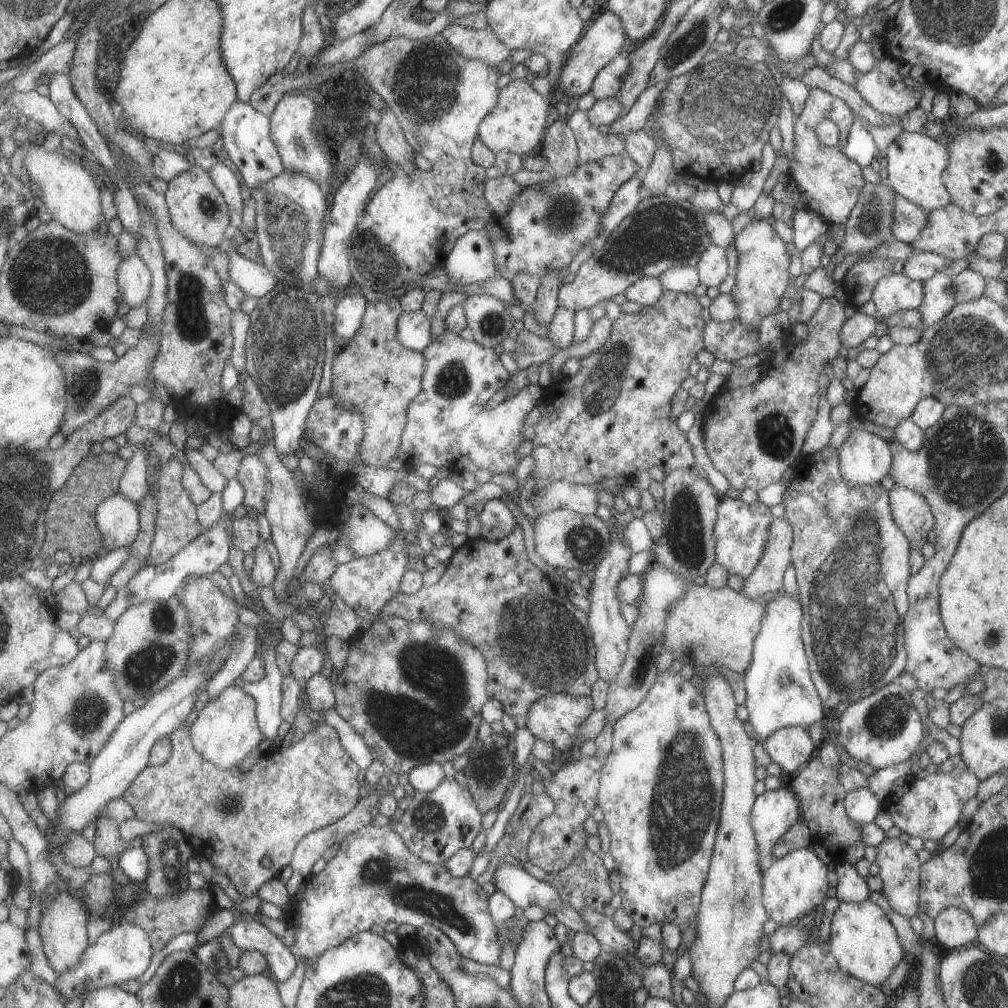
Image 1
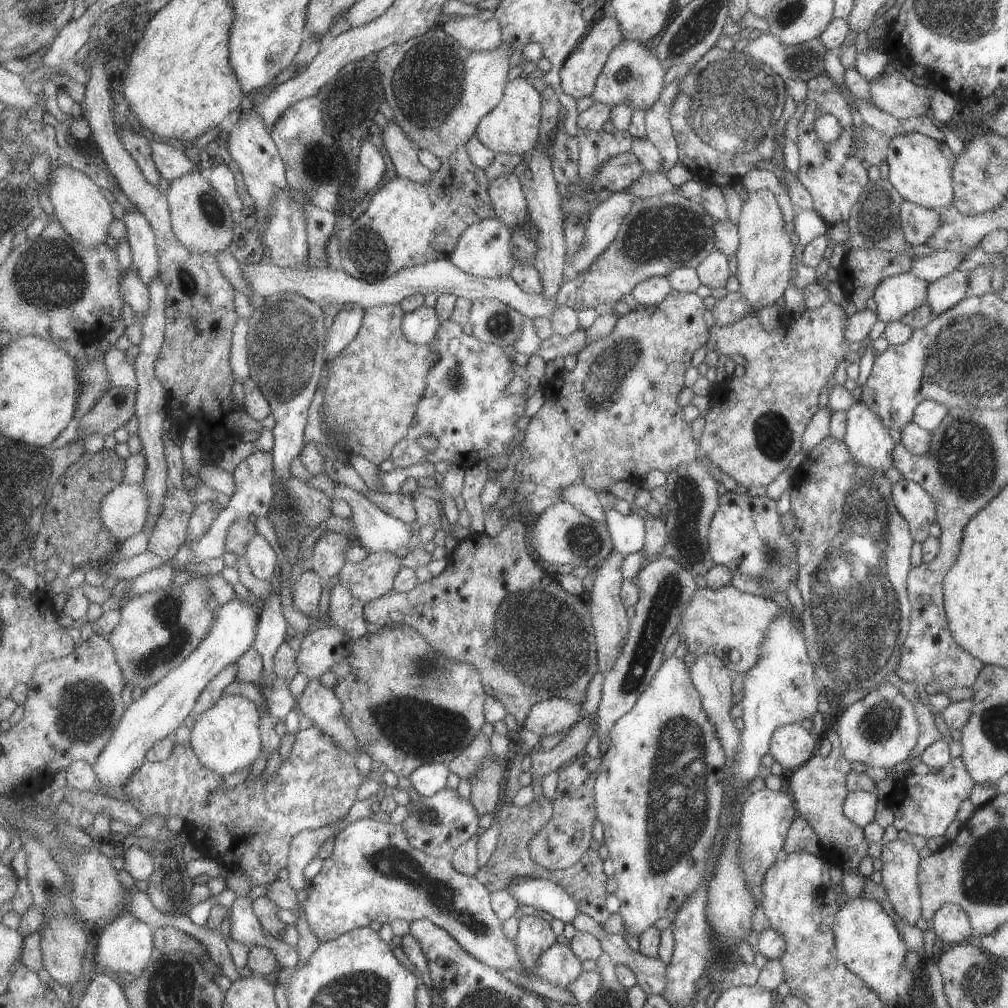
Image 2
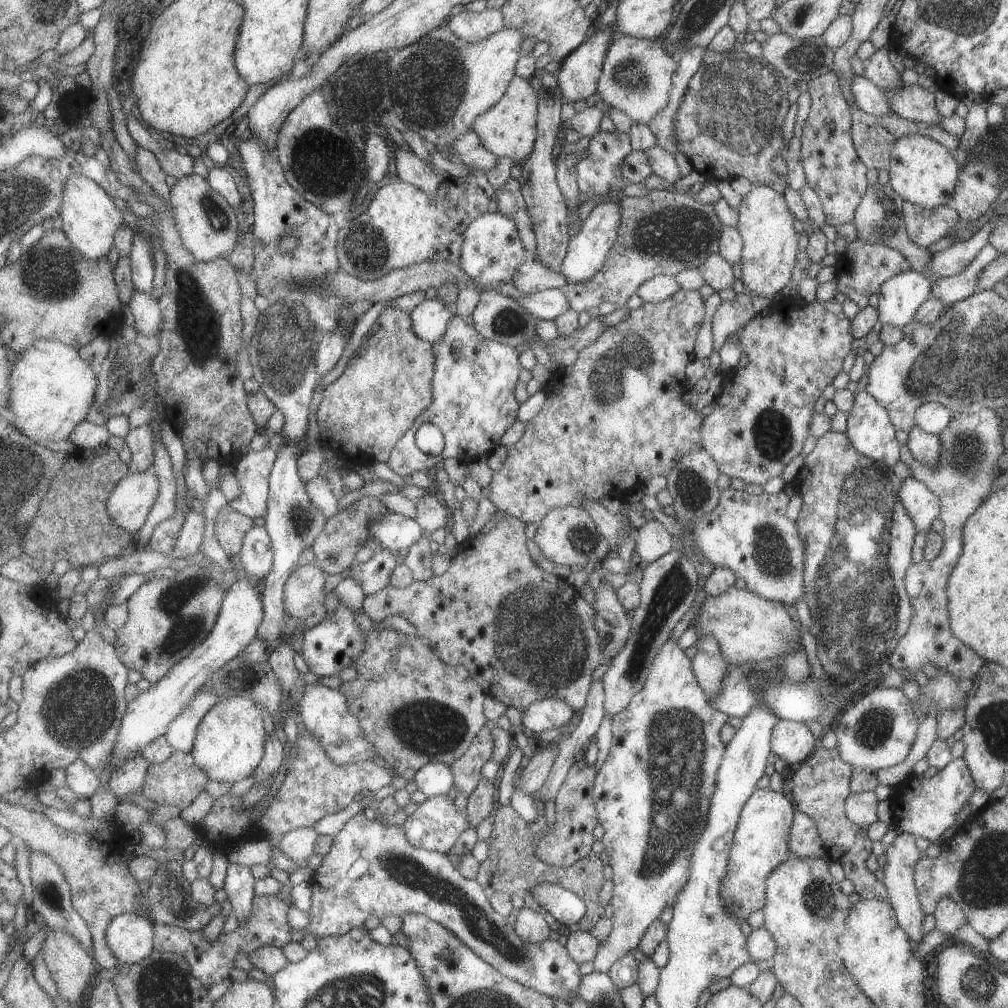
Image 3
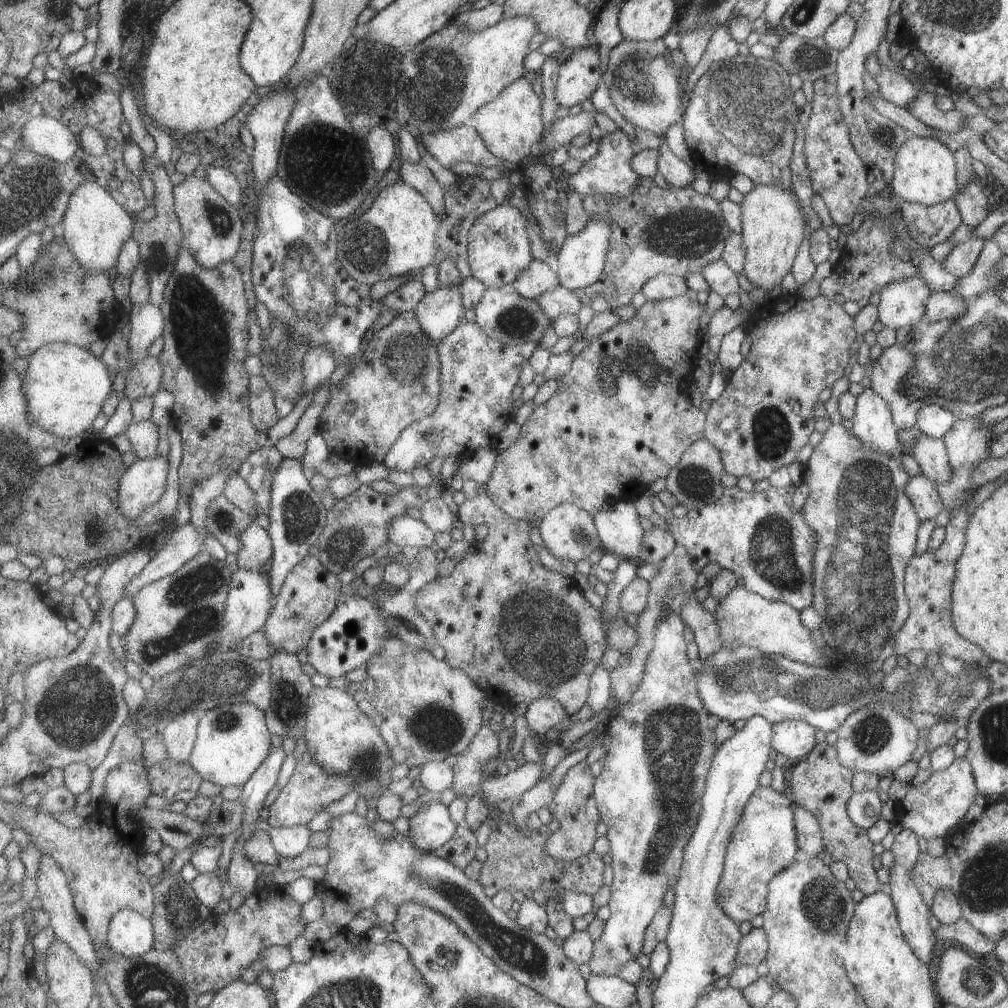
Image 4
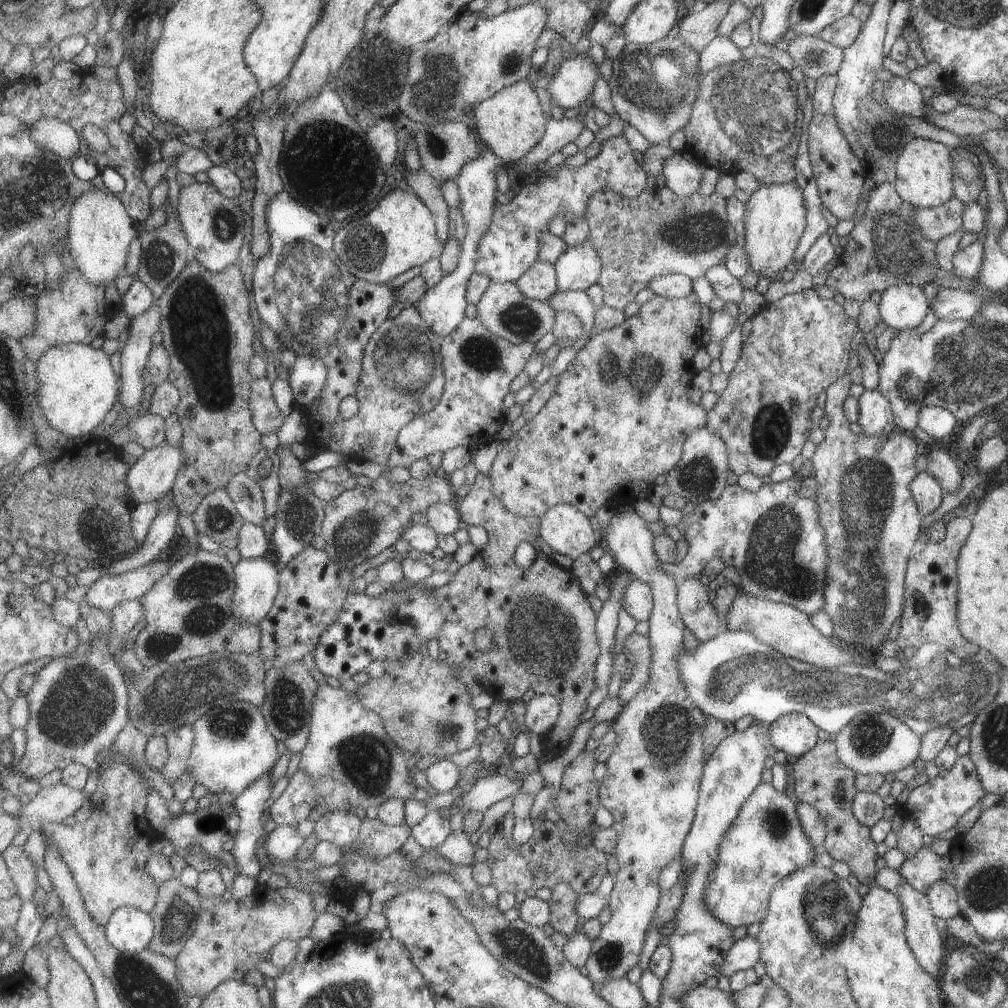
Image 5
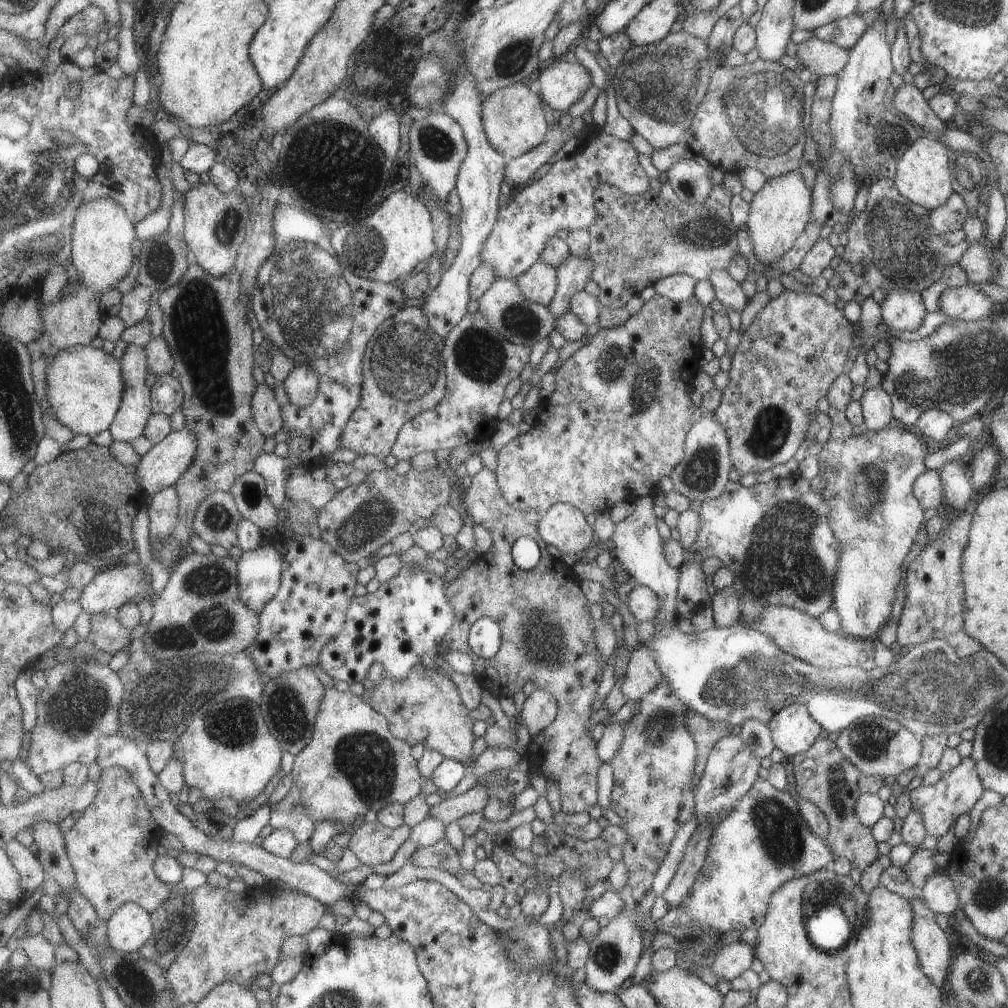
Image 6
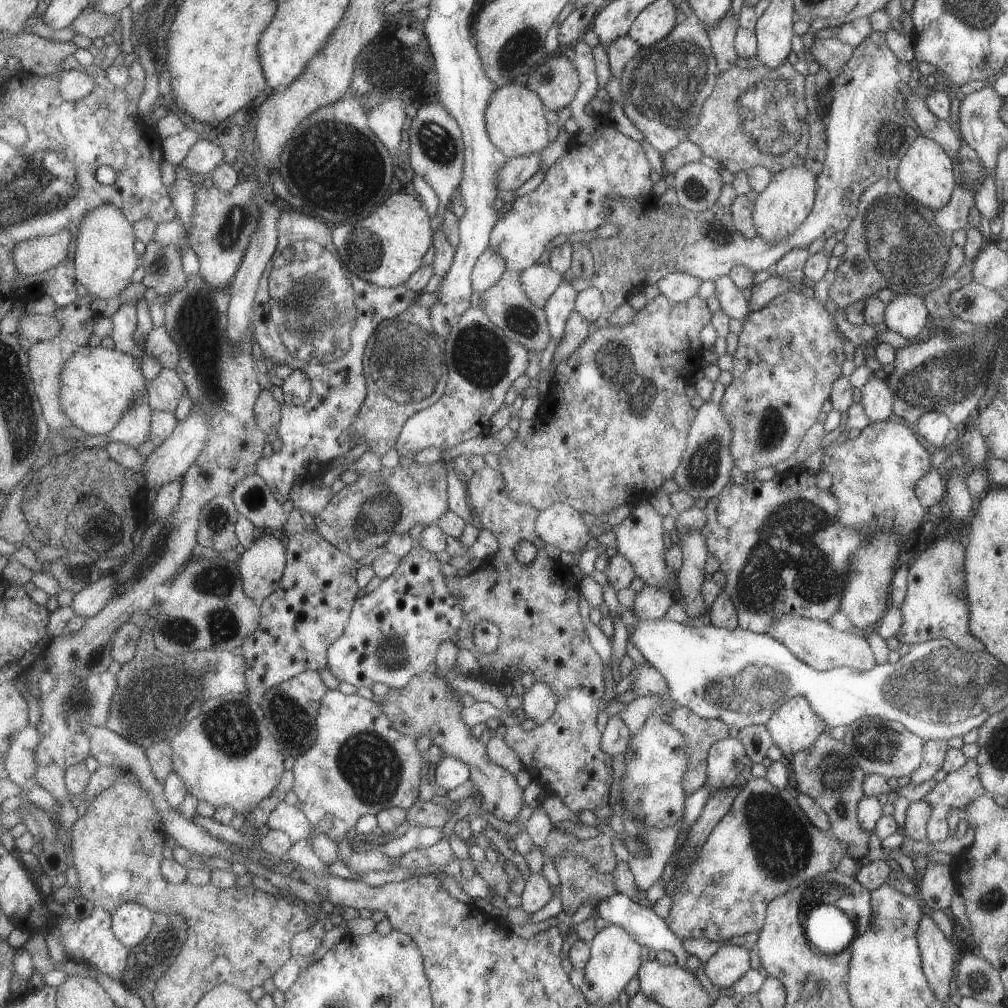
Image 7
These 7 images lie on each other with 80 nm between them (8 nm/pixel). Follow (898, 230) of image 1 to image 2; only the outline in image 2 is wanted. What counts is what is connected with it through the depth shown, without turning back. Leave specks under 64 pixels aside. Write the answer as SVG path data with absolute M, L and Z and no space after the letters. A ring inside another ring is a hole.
M902 200L898 215L903 238L913 247L925 243L939 226L940 214L941 210L926 209Z

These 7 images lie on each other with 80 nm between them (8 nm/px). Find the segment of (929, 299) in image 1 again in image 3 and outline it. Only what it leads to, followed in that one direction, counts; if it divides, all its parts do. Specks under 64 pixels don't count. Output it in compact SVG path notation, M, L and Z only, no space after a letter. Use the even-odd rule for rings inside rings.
M987 243L974 256L967 268L959 272L958 275L943 277L934 283L930 283L930 296L939 299L945 308L971 296L976 291L976 280L979 271L998 255L998 252Z

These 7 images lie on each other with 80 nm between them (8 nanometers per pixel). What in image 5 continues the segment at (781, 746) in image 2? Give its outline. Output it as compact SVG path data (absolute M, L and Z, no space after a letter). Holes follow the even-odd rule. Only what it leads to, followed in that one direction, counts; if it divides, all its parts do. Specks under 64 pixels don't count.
M787 712L767 726L767 737L777 751L795 760L817 743L817 725L801 712Z

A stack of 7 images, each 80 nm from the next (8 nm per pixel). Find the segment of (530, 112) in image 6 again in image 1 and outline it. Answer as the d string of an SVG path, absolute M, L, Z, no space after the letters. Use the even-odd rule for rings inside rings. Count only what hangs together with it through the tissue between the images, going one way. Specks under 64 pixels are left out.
M514 79L500 90L498 103L480 124L479 138L496 153L505 151L522 156L535 150L553 118L553 105L531 86L531 81Z

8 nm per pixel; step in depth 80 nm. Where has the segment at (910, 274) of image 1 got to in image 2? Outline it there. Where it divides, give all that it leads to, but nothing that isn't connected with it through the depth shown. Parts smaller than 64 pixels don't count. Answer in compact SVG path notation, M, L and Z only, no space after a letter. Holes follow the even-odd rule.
M933 249L927 255L913 259L909 272L925 282L931 282L932 280L945 276L951 271L957 270L957 264L965 258L966 254Z

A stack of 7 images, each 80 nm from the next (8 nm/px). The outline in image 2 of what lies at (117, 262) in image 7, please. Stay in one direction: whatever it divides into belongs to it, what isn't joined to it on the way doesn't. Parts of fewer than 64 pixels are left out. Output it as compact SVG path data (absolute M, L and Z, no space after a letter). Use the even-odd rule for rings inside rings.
M69 165L58 166L50 176L49 197L54 216L79 242L93 248L104 243L113 222L113 208L102 188L82 170Z

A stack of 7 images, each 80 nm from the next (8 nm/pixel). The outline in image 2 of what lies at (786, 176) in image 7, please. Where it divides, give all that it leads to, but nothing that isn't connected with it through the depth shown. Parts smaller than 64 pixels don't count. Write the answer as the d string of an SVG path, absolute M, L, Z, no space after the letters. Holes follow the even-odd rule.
M767 189L749 192L742 202L736 223L738 232L736 256L736 273L738 293L745 298L753 310L753 314L763 306L782 304L783 296L787 296L787 288L791 288L795 276L791 276L791 268L795 268L796 238L793 234L783 232L783 217L780 208L775 204L775 196Z

